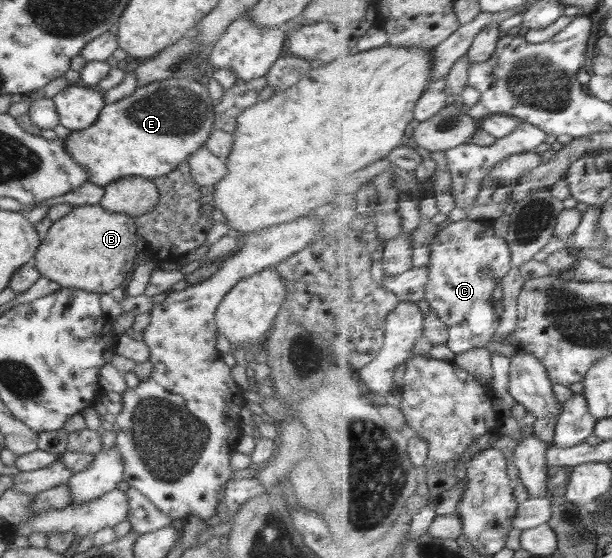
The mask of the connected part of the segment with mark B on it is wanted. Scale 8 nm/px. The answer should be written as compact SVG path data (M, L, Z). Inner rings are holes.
M100 204L74 206L48 228L32 263L41 277L62 287L110 293L124 283L138 260L135 257L138 233L134 220L126 214L106 211Z

